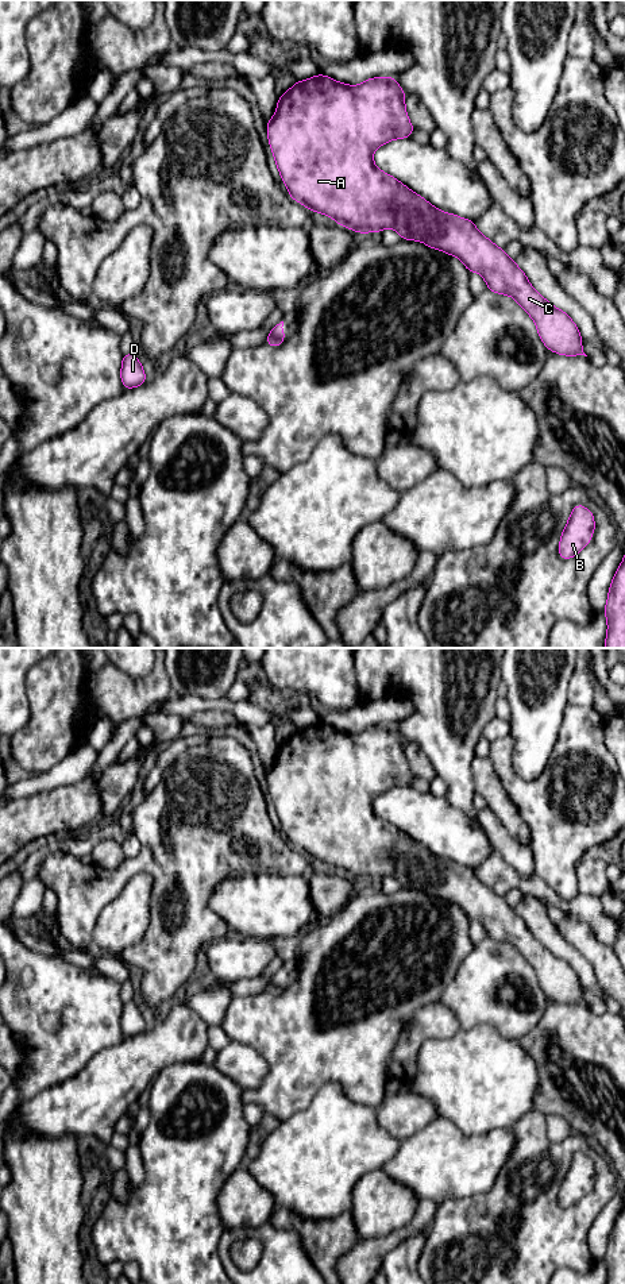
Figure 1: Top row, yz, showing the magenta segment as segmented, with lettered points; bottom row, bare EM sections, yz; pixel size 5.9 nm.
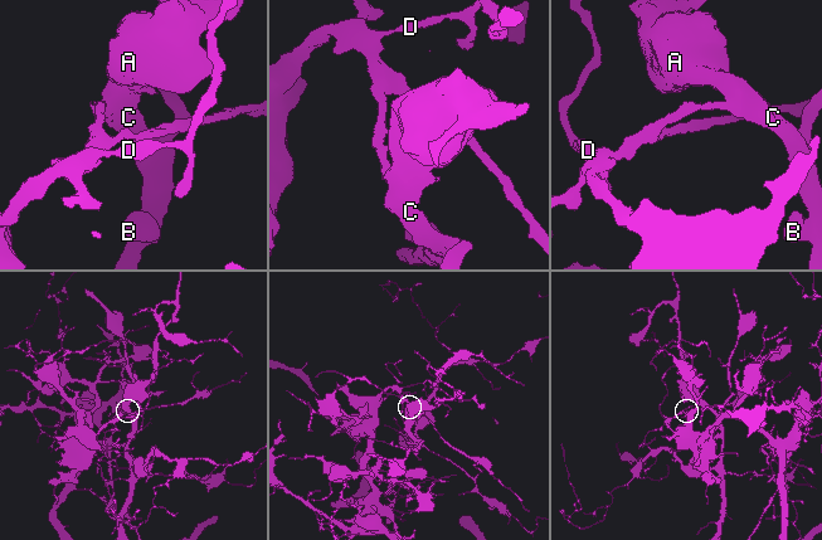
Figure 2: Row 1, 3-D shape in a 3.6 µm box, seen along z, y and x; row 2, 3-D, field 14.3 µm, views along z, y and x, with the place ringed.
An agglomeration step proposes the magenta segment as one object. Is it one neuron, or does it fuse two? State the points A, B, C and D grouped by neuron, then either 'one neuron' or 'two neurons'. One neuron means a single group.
groups A B C / D; two neurons

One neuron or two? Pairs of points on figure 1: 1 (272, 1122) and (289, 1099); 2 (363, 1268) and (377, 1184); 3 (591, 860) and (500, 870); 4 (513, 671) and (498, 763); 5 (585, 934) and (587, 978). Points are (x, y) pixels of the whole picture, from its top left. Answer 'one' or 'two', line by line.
1: two
2: two
3: two
4: two
5: two

